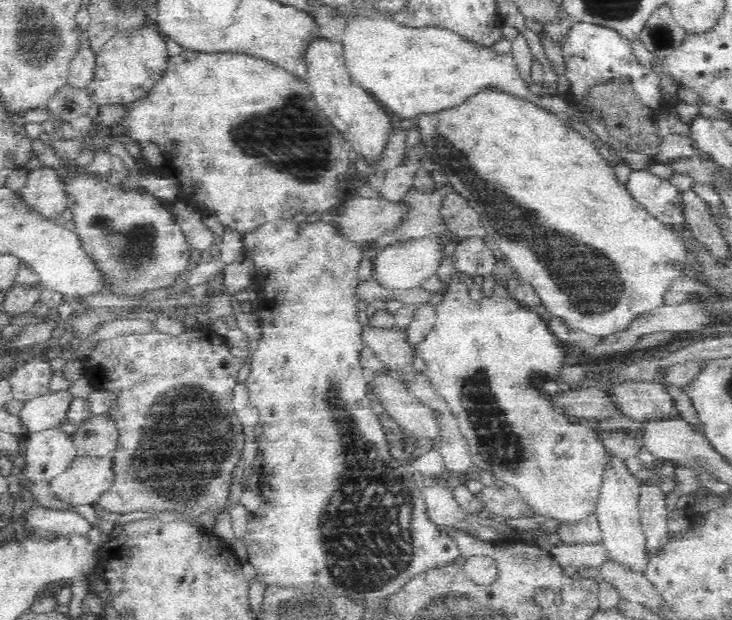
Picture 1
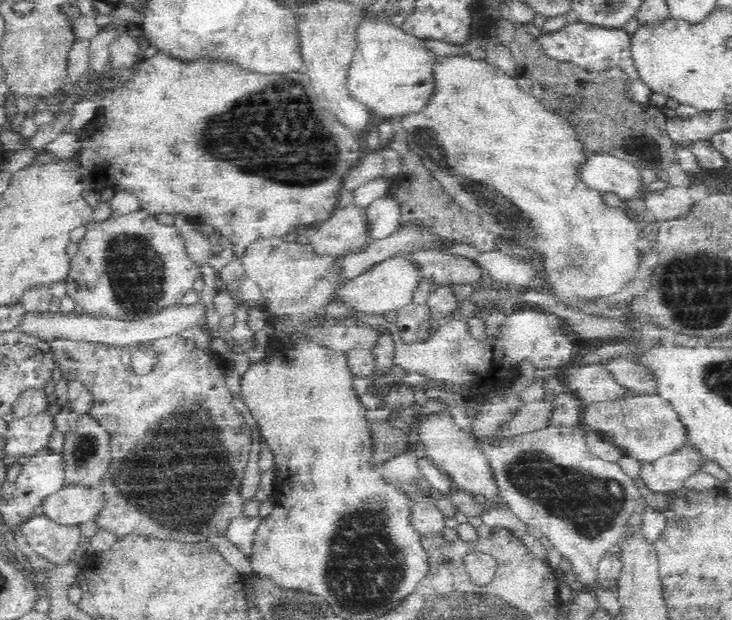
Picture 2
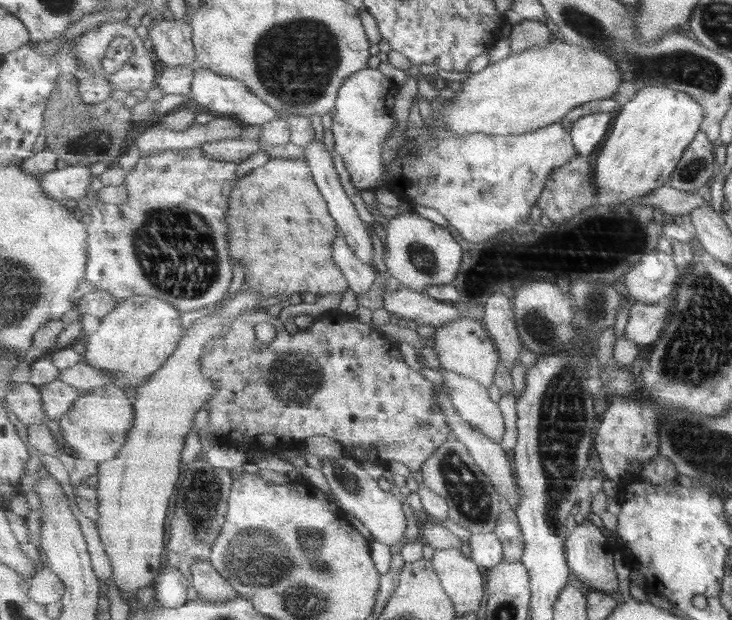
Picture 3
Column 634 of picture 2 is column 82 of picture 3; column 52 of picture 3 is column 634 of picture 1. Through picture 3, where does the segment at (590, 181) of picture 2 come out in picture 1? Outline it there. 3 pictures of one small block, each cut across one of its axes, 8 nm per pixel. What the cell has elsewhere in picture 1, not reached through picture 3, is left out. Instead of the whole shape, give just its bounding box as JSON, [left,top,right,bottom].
[627,170,688,227]

